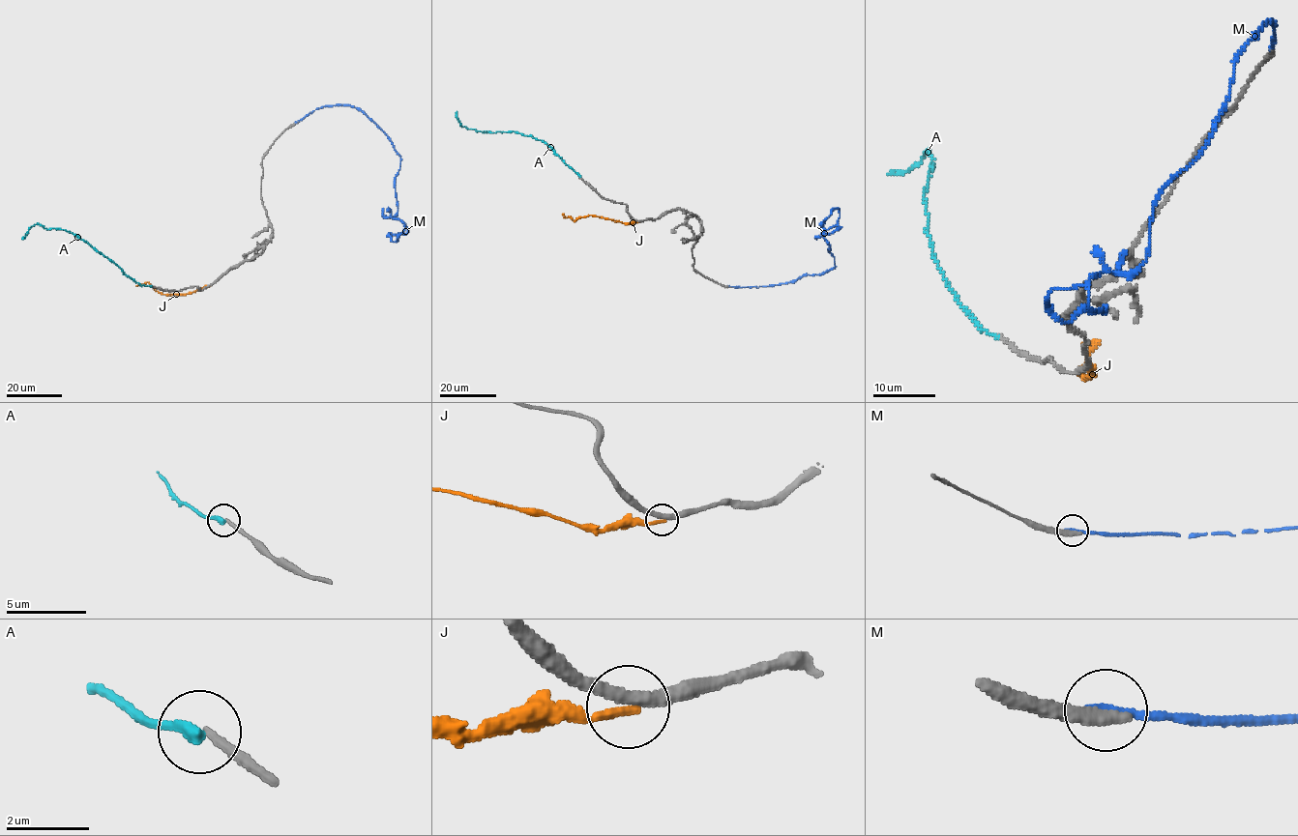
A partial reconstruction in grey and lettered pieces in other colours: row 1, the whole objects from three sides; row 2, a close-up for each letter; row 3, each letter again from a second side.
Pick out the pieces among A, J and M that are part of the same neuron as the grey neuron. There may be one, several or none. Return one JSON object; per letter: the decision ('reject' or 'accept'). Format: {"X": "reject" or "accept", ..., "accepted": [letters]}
{"A": "reject", "J": "reject", "M": "reject", "accepted": []}

